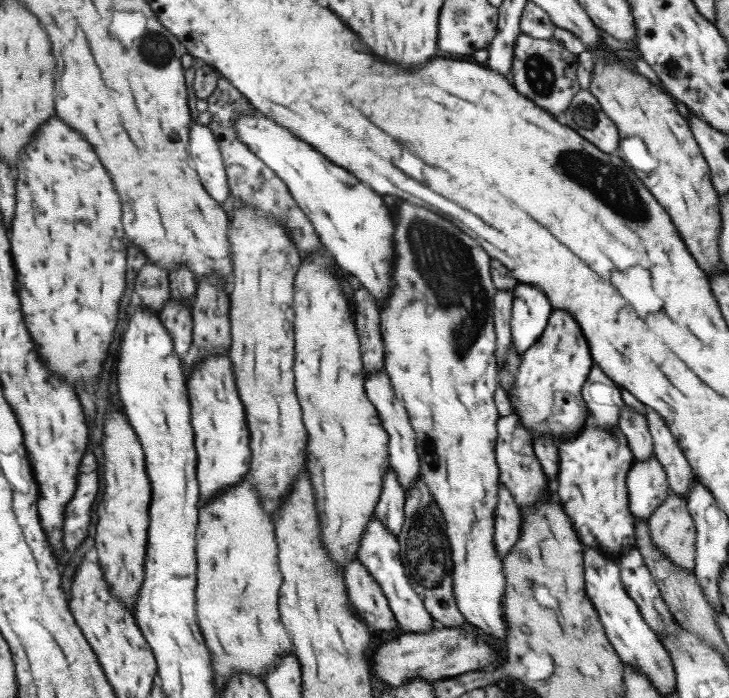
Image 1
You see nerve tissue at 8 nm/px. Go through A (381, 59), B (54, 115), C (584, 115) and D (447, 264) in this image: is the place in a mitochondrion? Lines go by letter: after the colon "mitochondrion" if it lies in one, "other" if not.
A: other
B: other
C: mitochondrion
D: mitochondrion

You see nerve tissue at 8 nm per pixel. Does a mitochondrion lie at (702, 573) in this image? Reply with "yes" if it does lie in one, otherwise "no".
no

